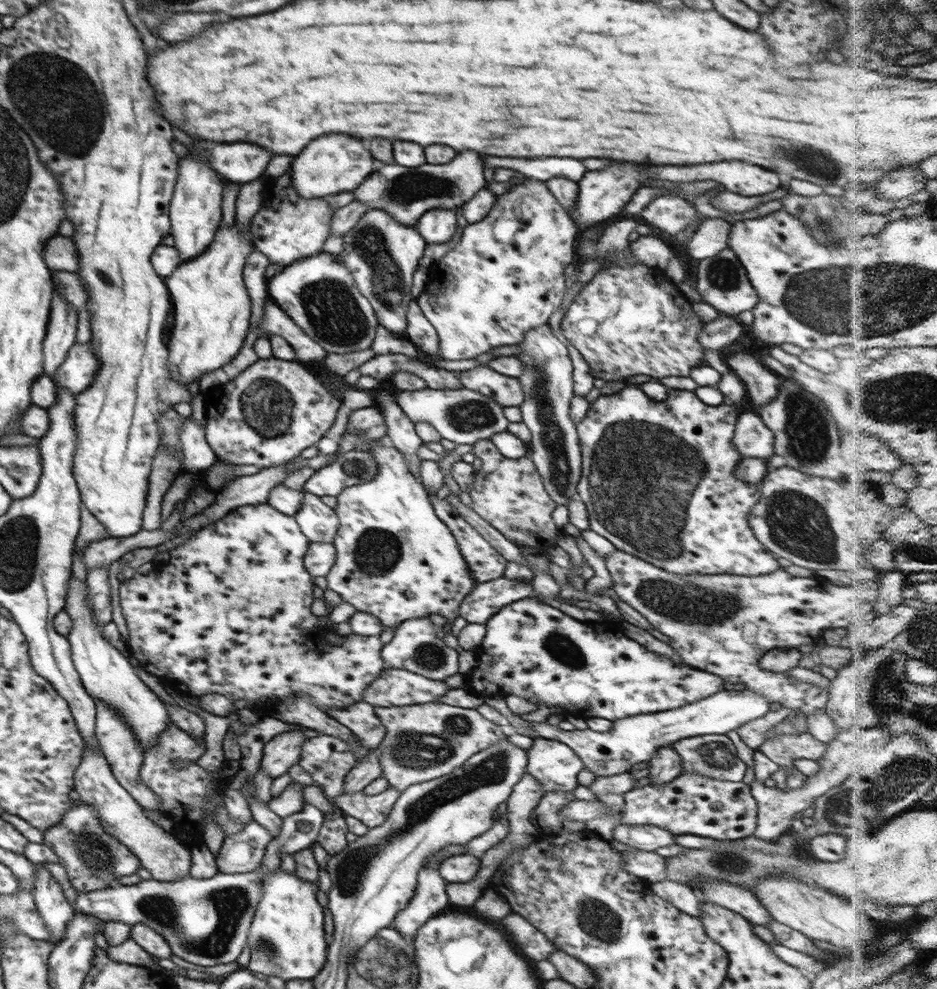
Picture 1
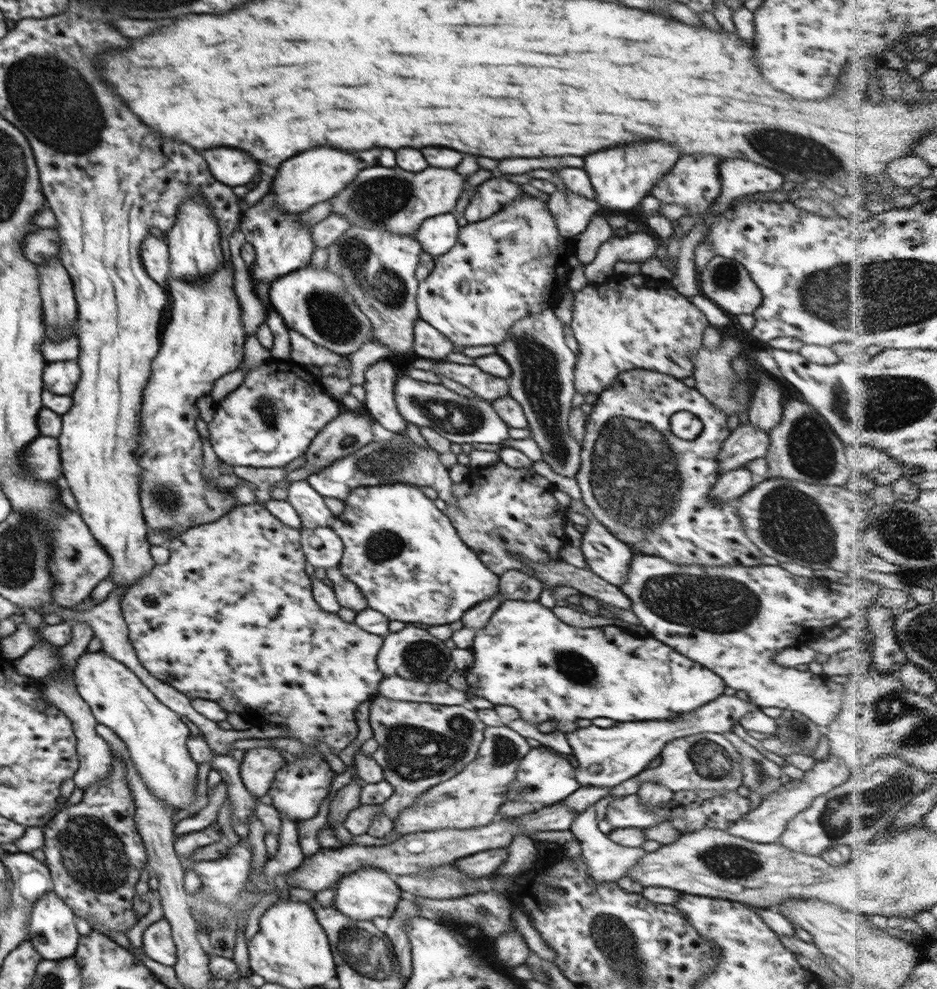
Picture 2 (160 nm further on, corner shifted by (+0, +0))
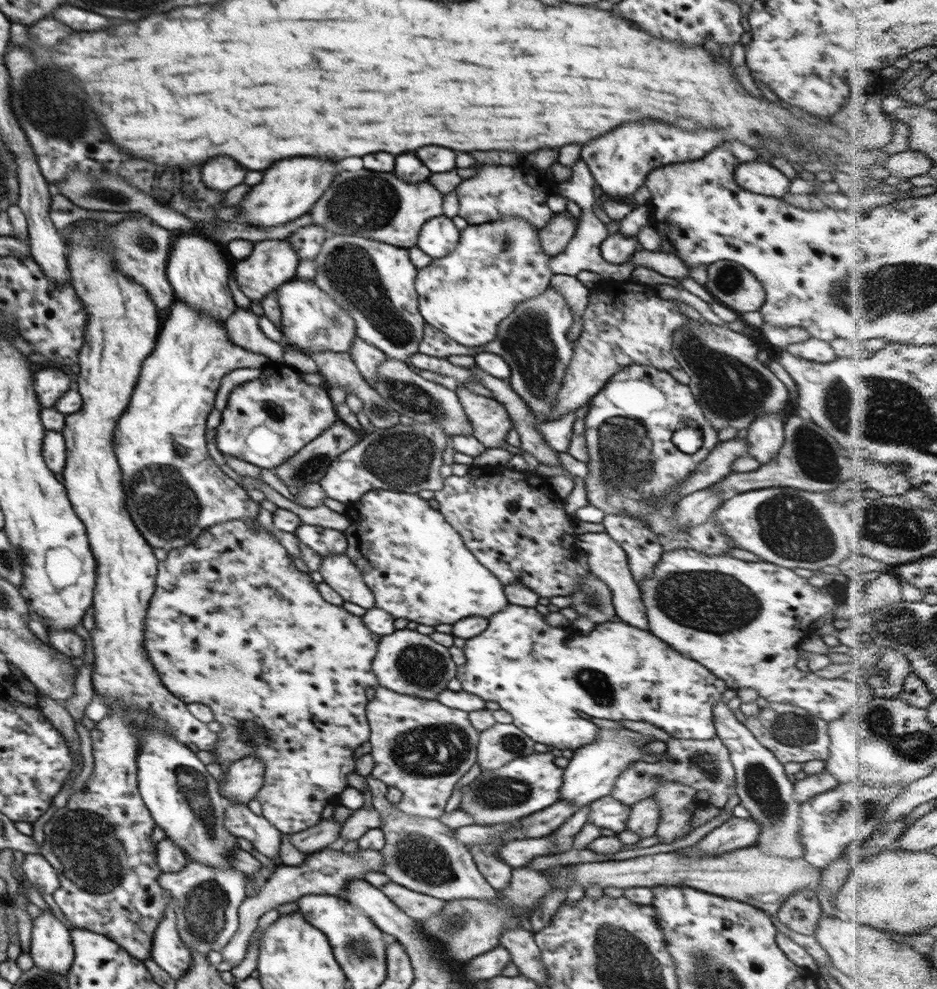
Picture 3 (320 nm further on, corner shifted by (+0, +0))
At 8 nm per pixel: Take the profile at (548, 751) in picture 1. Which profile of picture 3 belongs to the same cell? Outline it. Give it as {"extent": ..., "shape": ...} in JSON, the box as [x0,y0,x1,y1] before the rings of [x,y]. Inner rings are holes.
{"extent":[459,752,564,826],"shape":[[[550,752],[524,754],[524,756],[520,758],[514,758],[512,762],[508,762],[506,766],[502,766],[500,769],[482,771],[472,782],[460,787],[462,798],[459,808],[464,810],[464,812],[468,812],[474,819],[474,822],[480,826],[515,822],[515,820],[520,820],[531,815],[533,812],[544,810],[559,800],[559,790],[562,786],[563,772],[564,769],[556,766],[555,757]]]}

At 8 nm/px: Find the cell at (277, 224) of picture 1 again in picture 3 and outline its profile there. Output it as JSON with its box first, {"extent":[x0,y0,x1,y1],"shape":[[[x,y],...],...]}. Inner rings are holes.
{"extent":[231,240,299,302],"shape":[[[258,240],[254,242],[253,251],[245,259],[235,260],[231,264],[233,276],[236,279],[238,288],[252,301],[261,302],[261,300],[270,292],[282,284],[289,282],[296,277],[296,269],[299,262],[296,252],[291,244],[283,240]]]}

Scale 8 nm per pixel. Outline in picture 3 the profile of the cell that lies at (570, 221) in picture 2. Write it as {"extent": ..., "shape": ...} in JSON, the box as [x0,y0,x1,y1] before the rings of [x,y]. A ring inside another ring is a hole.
{"extent":[538,213,577,256],"shape":[[[555,213],[543,229],[539,230],[538,238],[541,248],[549,256],[560,254],[568,241],[575,235],[577,226],[571,219]]]}

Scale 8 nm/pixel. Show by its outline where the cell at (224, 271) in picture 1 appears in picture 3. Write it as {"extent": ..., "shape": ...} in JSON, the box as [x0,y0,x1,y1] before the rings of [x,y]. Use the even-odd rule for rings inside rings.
{"extent":[113,299,268,551],"shape":[[[176,299],[172,304],[152,354],[143,360],[130,402],[118,417],[113,434],[113,452],[123,472],[128,513],[150,547],[165,551],[182,548],[214,525],[254,519],[258,515],[258,503],[213,462],[206,447],[205,431],[206,418],[215,407],[223,376],[237,368],[262,368],[268,362],[261,354],[236,346],[228,338],[224,322],[194,310],[181,300]]]}

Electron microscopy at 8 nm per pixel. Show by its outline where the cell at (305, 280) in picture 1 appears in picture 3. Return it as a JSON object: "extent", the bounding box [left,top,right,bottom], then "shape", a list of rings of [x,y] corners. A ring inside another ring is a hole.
{"extent":[275,279,357,352],"shape":[[[291,279],[275,292],[281,308],[281,331],[289,345],[307,352],[349,352],[357,336],[354,319],[314,280]]]}

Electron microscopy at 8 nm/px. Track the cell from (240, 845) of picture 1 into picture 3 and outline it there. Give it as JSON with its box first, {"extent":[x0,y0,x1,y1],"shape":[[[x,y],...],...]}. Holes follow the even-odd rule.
{"extent":[158,862,245,954],"shape":[[[188,862],[177,873],[161,873],[158,885],[168,890],[175,899],[175,915],[179,937],[191,950],[208,954],[212,950],[220,952],[239,927],[238,908],[244,899],[245,875],[238,870],[210,868],[200,862]]]}

